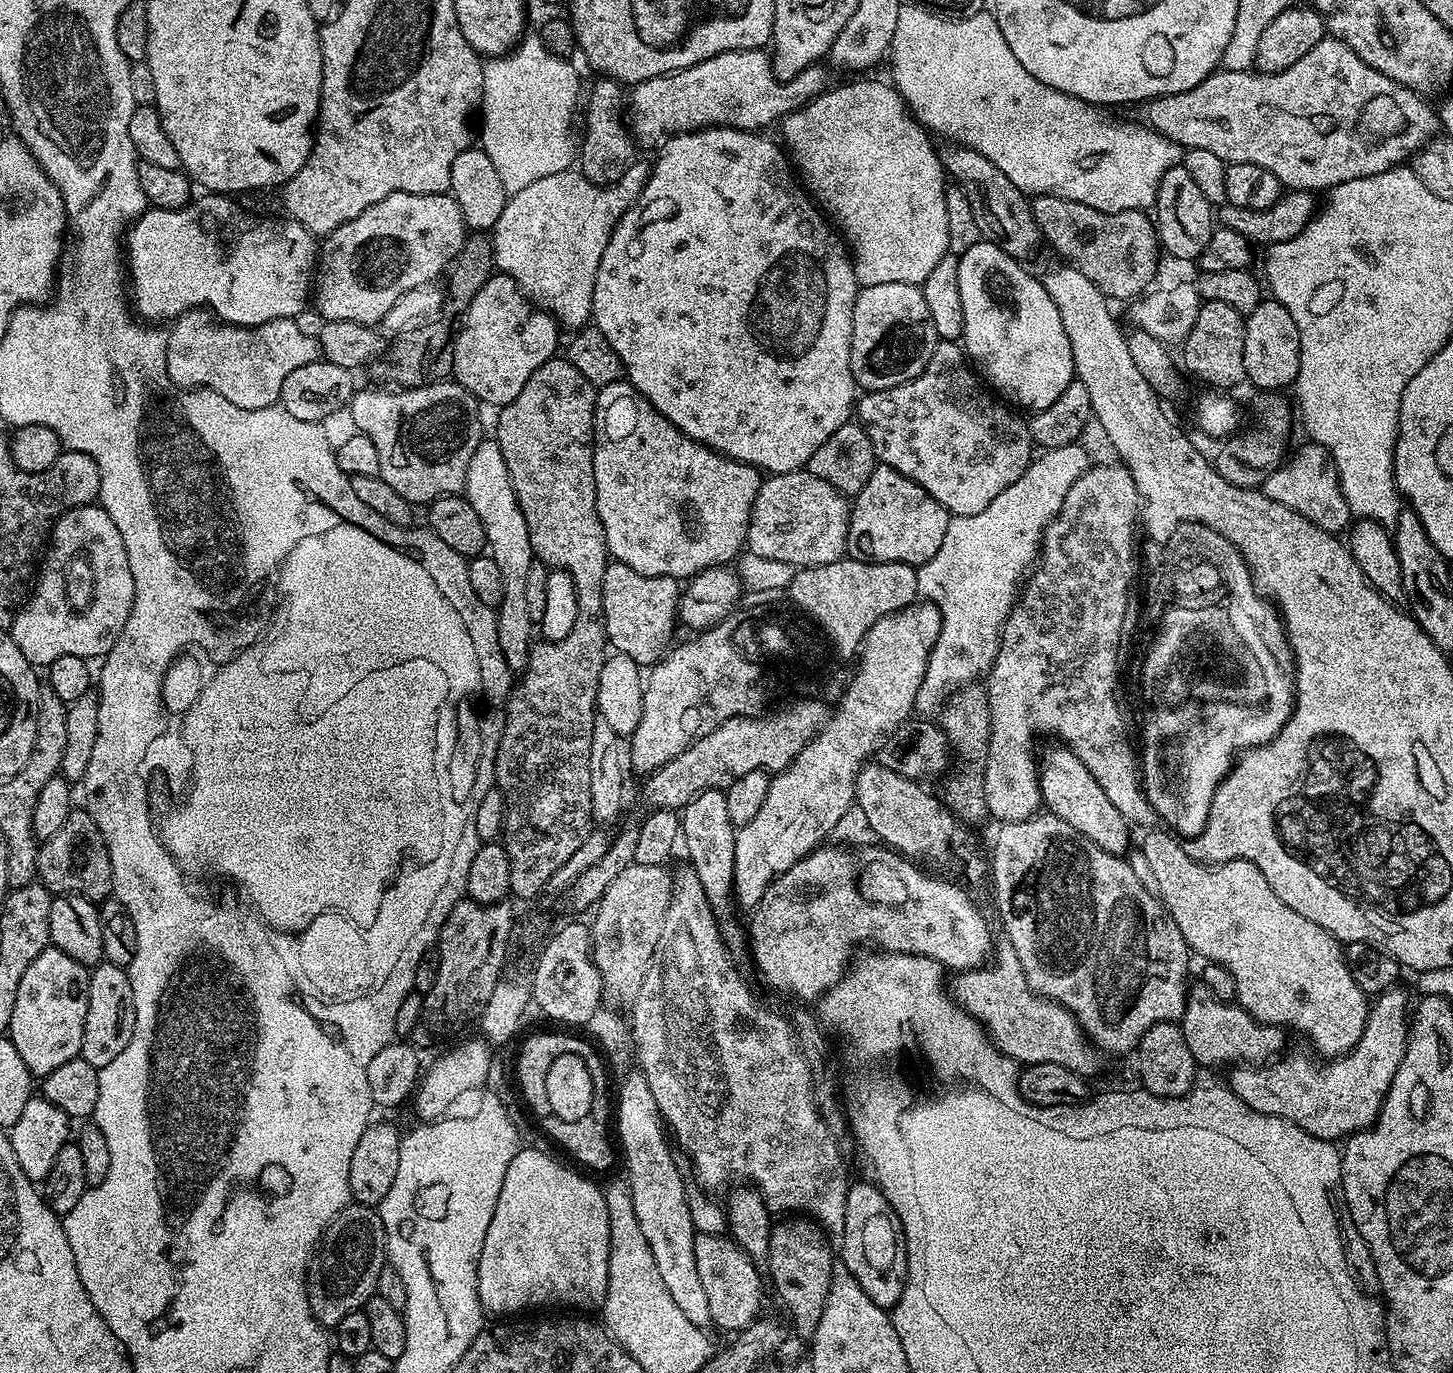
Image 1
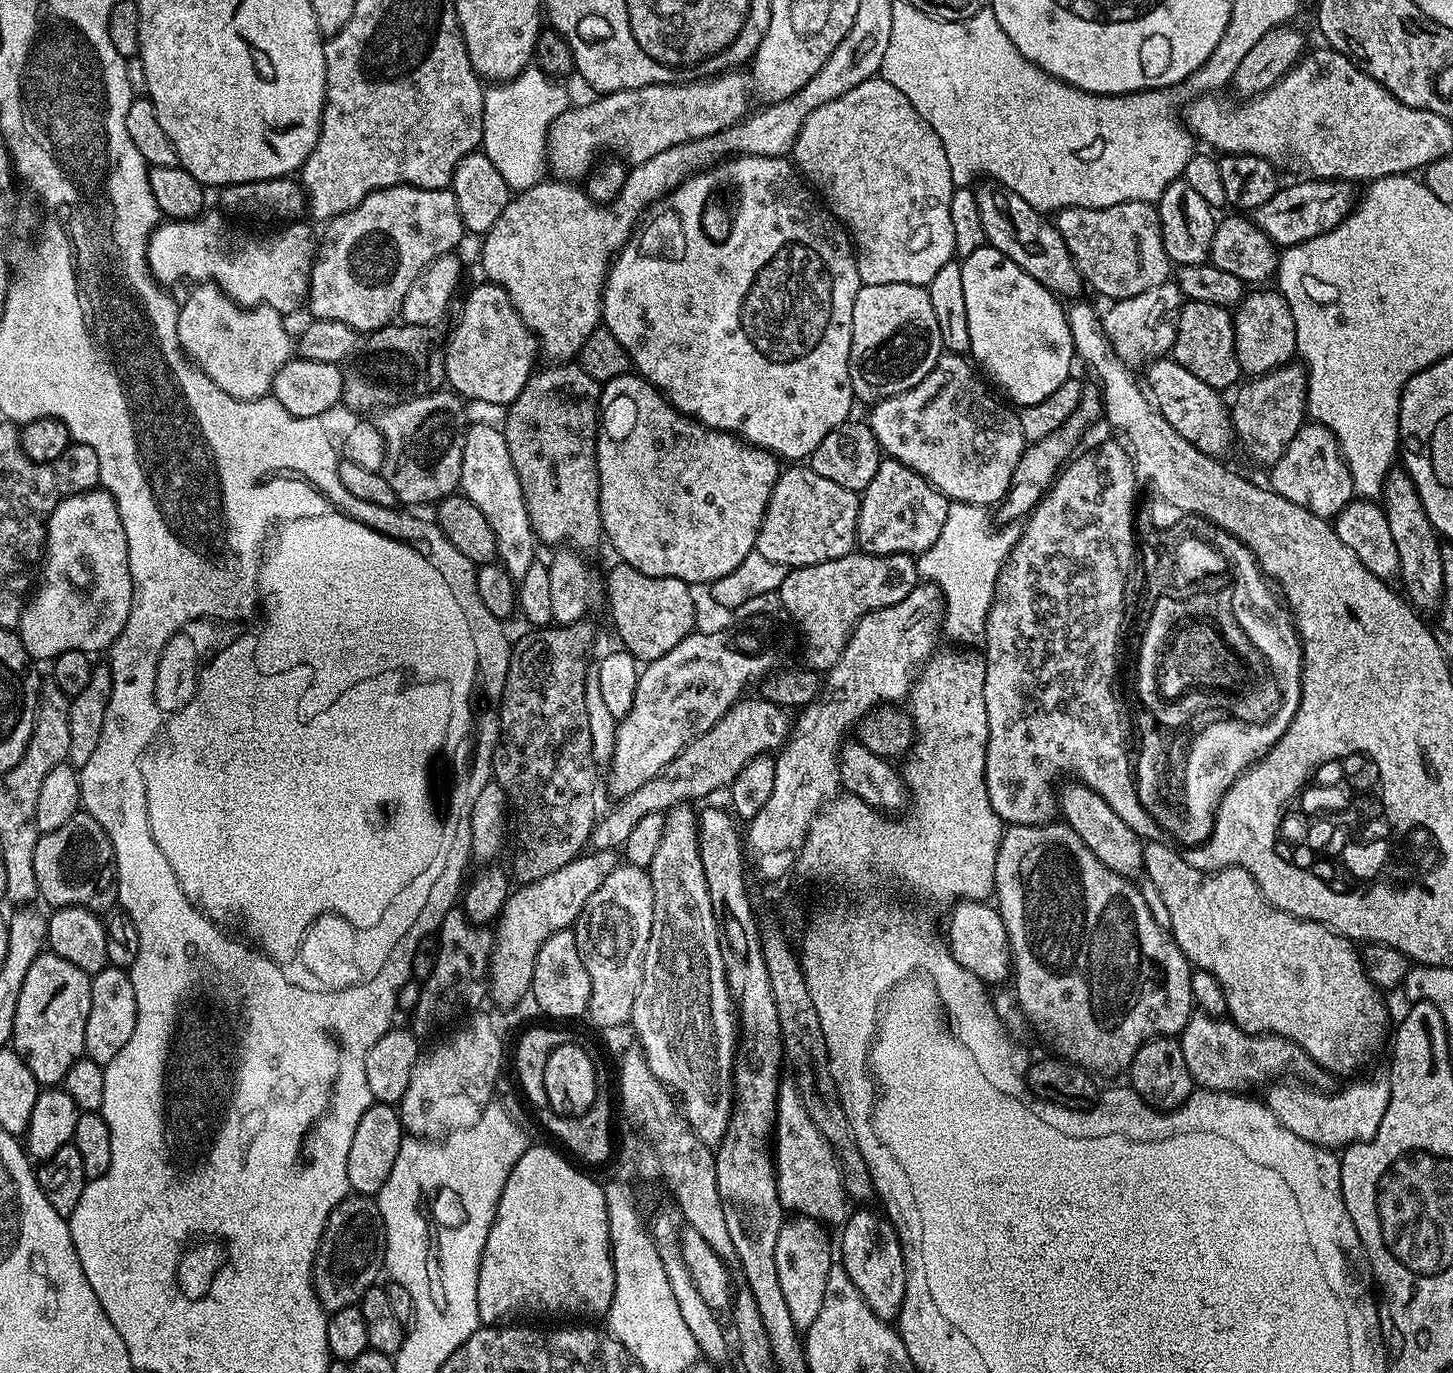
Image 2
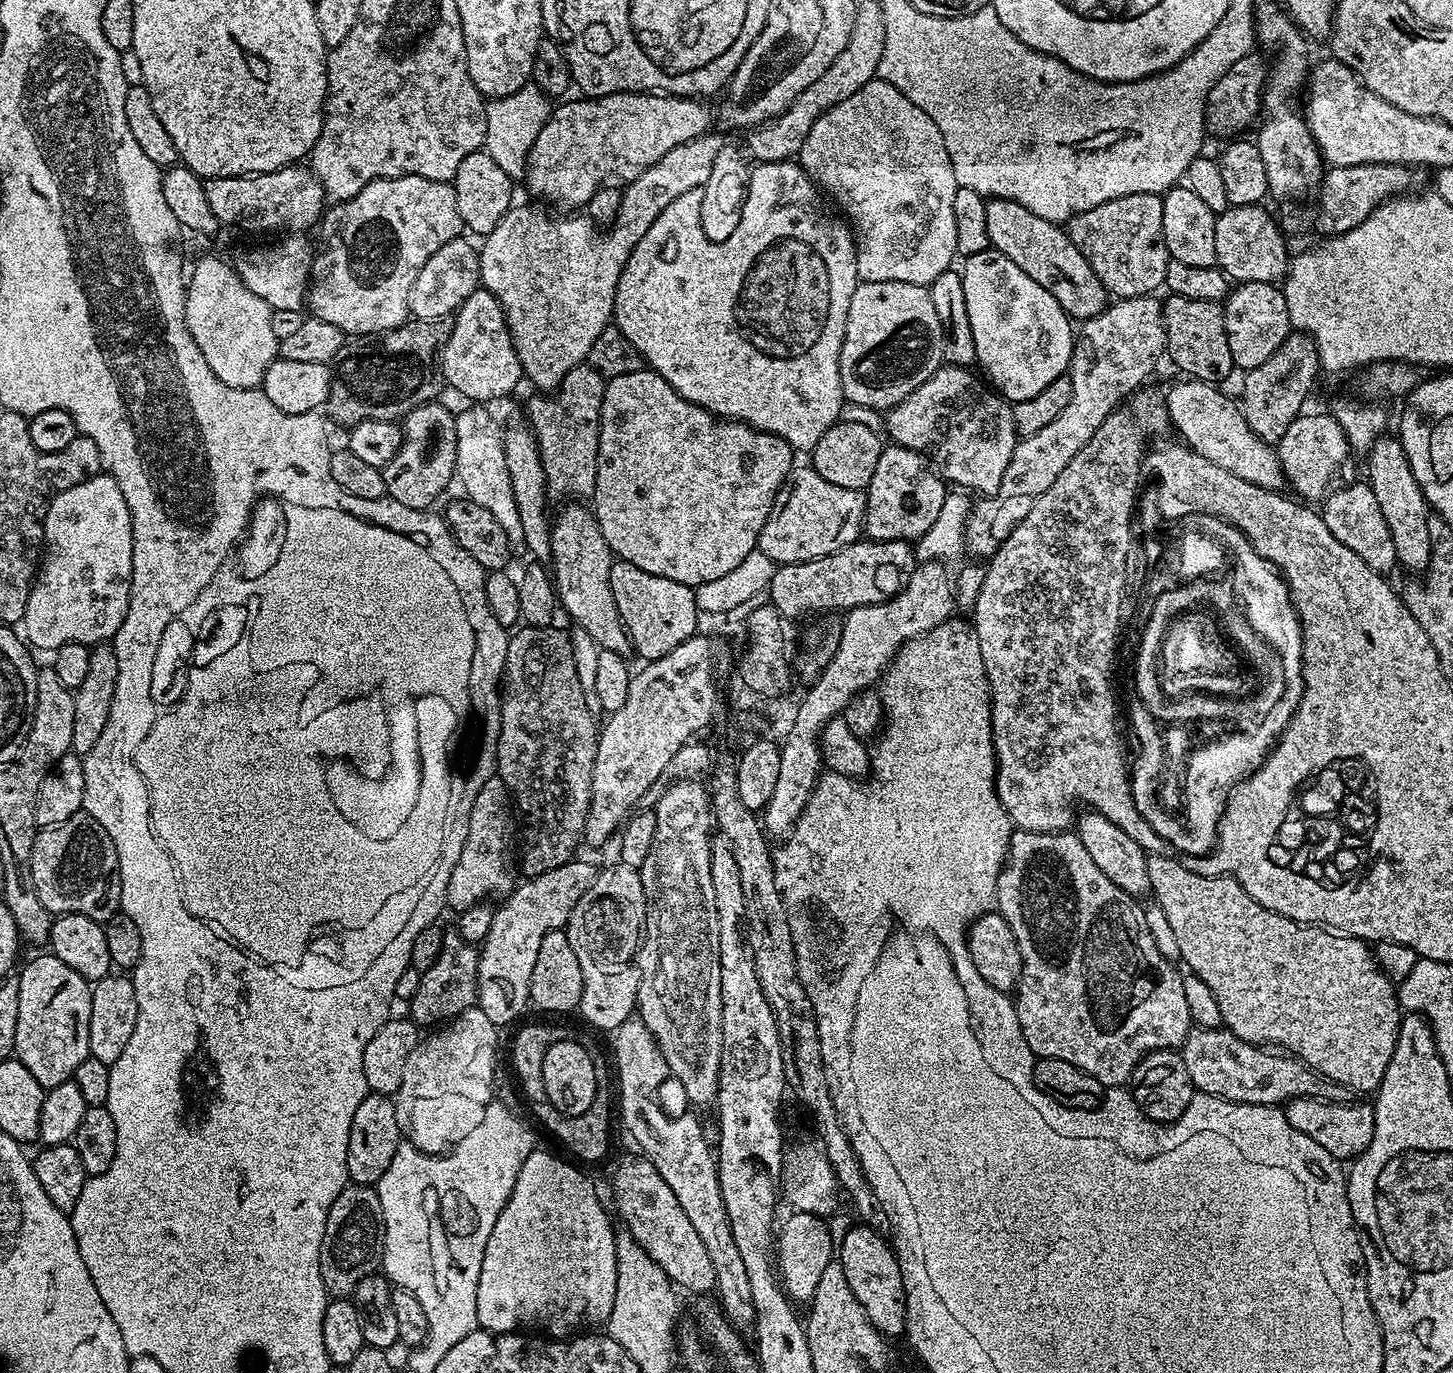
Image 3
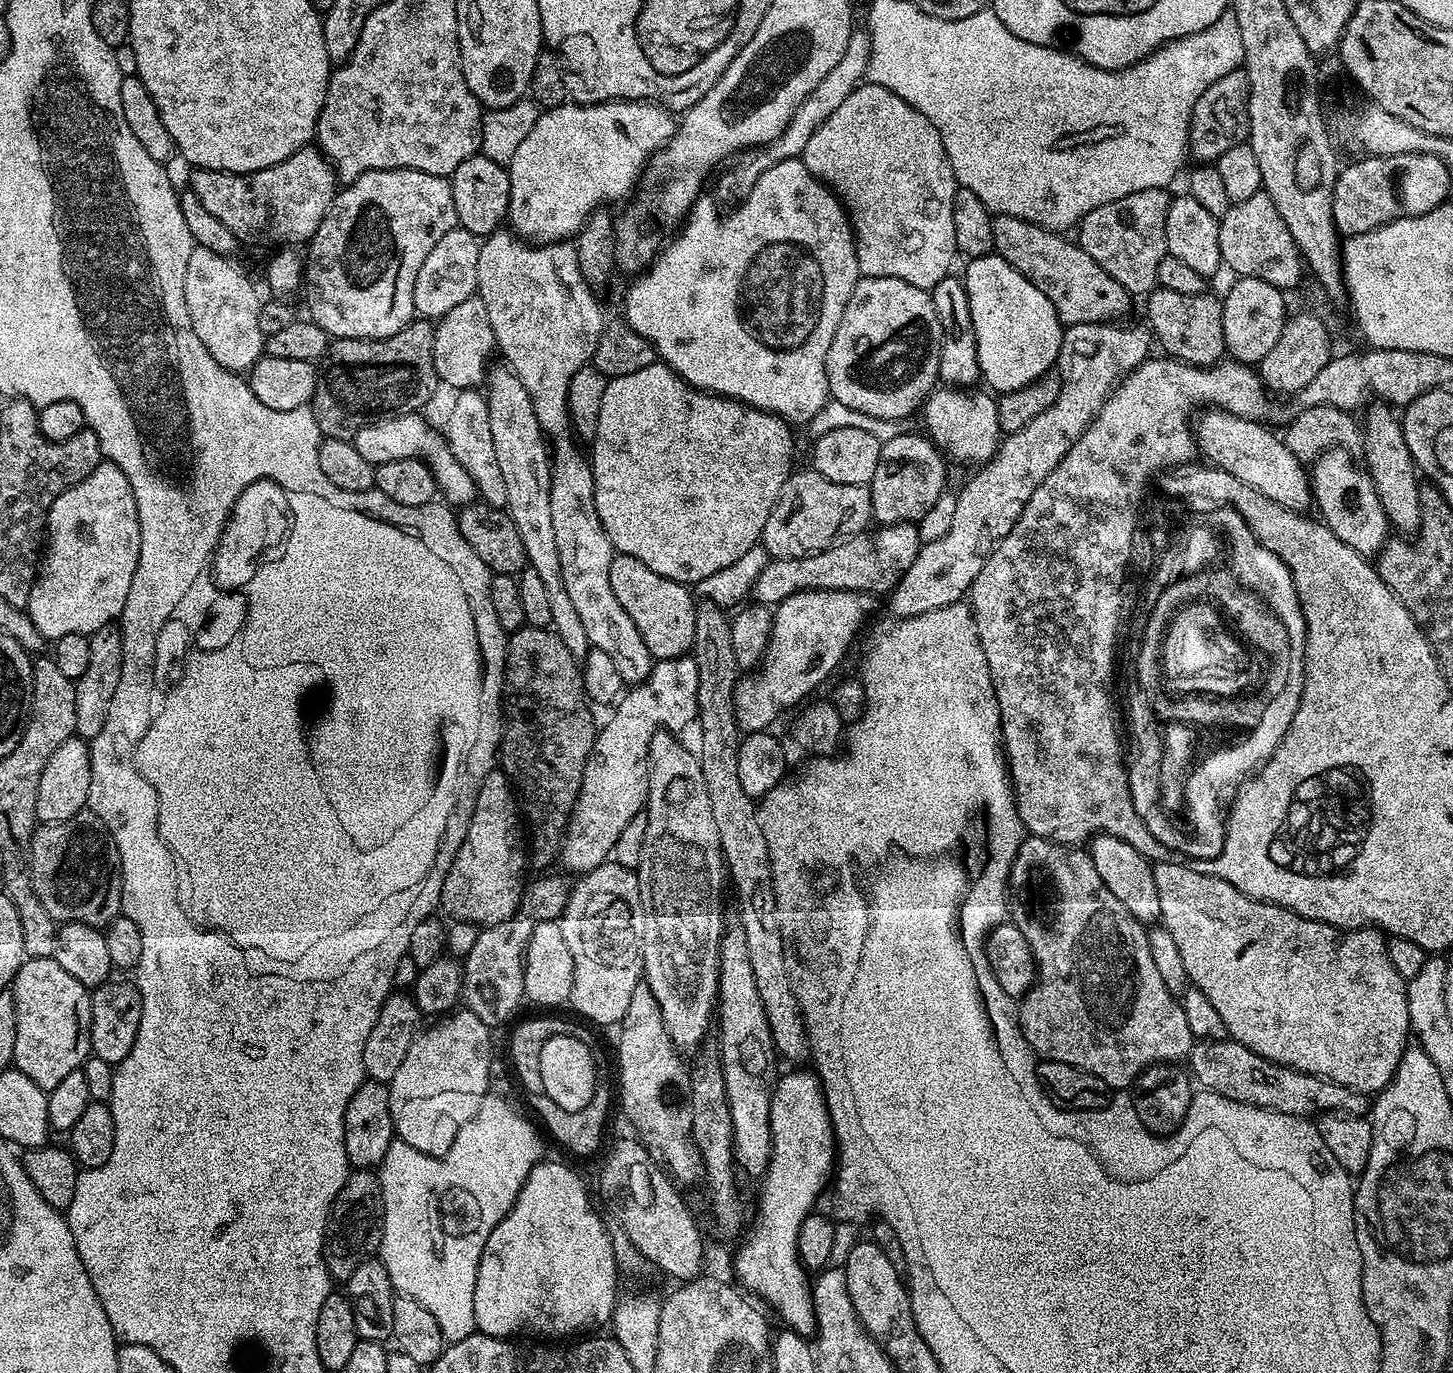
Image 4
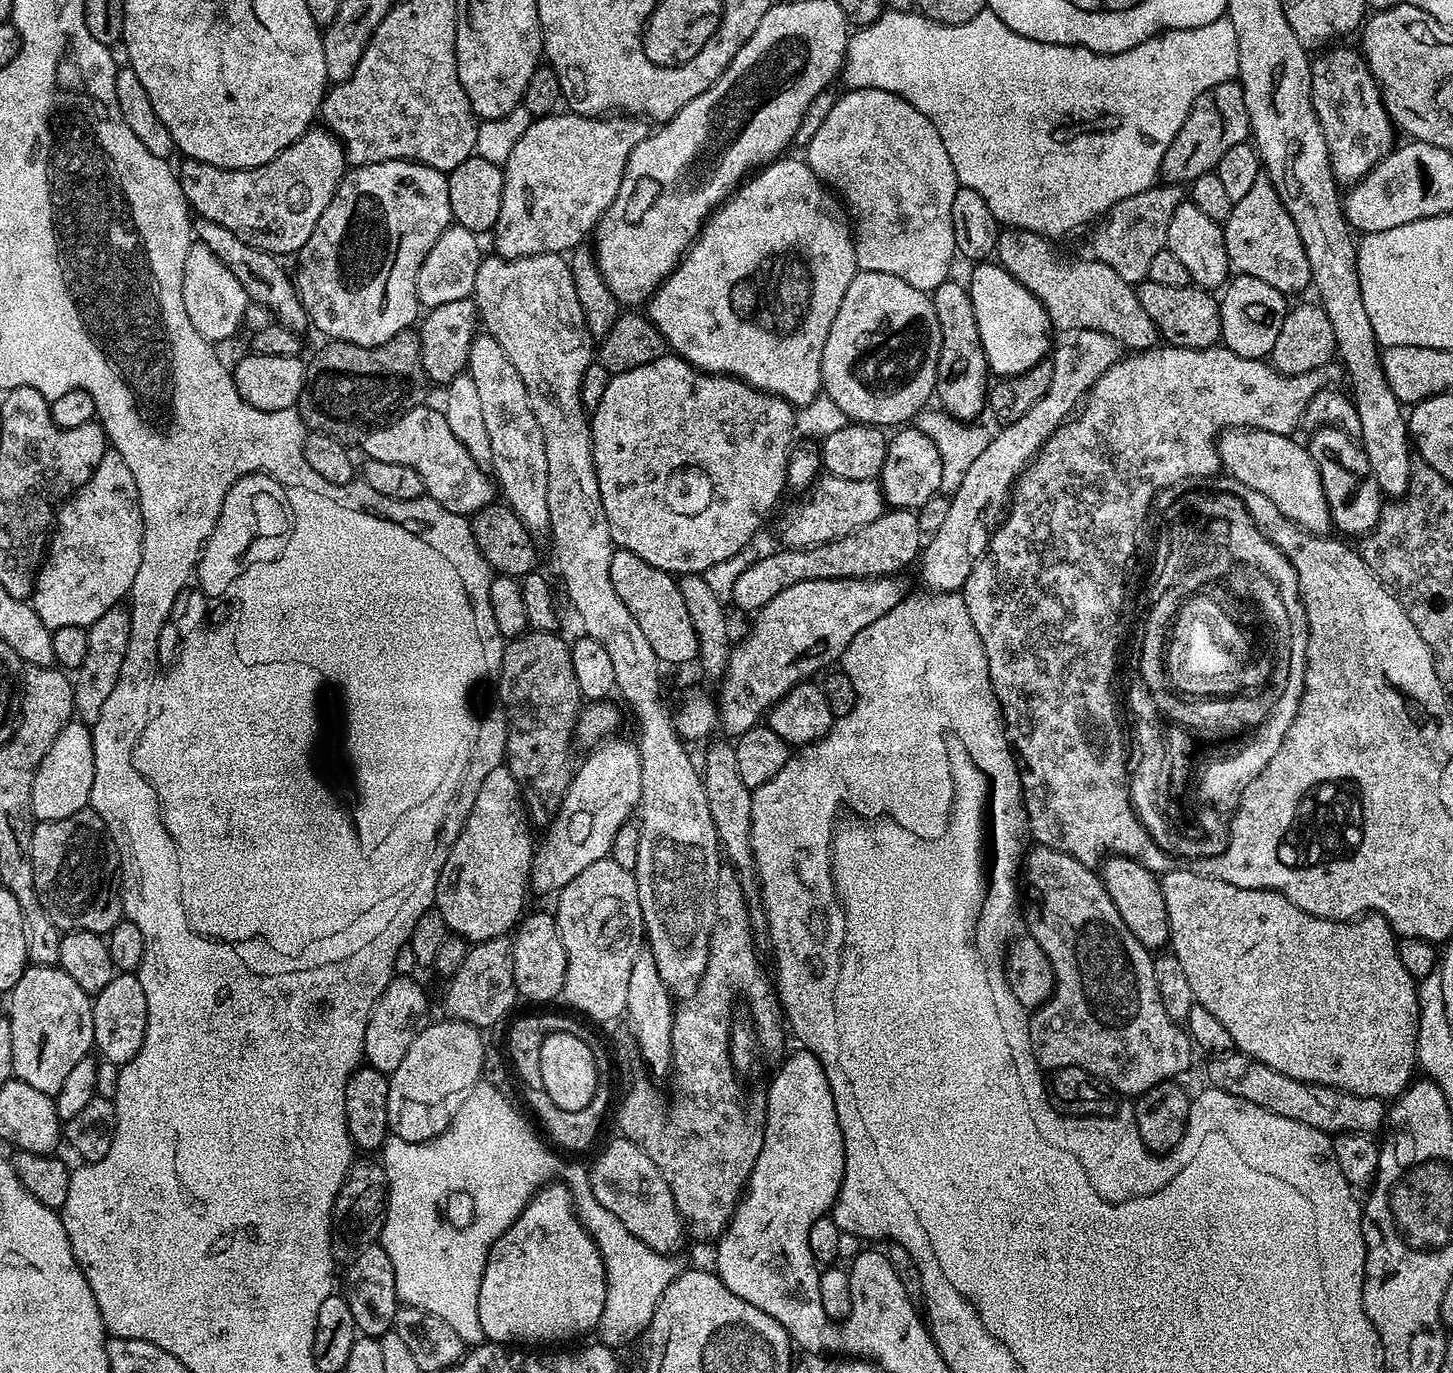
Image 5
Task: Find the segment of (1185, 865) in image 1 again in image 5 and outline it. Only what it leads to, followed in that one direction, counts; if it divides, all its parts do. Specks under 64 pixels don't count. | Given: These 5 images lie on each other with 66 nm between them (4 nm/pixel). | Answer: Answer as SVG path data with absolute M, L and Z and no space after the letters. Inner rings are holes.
M1177 866L1160 876L1162 898L1166 898L1166 914L1170 922L1170 952L1182 964L1183 973L1190 982L1195 1003L1206 1006L1226 1031L1230 1033L1233 1045L1252 1060L1278 1070L1295 1080L1307 1084L1325 1084L1327 1088L1340 1088L1344 1092L1353 1092L1355 1096L1373 1096L1385 1102L1391 1101L1408 1087L1413 1079L1416 1062L1416 1039L1418 1038L1419 994L1417 981L1402 966L1402 958L1396 945L1398 937L1389 926L1385 916L1365 914L1355 920L1327 920L1318 918L1290 902L1277 892L1270 890L1250 890L1239 888L1225 880L1203 876L1193 872L1191 867Z

